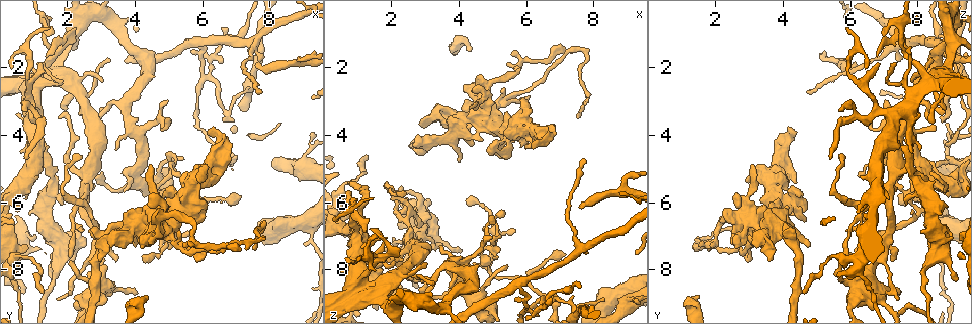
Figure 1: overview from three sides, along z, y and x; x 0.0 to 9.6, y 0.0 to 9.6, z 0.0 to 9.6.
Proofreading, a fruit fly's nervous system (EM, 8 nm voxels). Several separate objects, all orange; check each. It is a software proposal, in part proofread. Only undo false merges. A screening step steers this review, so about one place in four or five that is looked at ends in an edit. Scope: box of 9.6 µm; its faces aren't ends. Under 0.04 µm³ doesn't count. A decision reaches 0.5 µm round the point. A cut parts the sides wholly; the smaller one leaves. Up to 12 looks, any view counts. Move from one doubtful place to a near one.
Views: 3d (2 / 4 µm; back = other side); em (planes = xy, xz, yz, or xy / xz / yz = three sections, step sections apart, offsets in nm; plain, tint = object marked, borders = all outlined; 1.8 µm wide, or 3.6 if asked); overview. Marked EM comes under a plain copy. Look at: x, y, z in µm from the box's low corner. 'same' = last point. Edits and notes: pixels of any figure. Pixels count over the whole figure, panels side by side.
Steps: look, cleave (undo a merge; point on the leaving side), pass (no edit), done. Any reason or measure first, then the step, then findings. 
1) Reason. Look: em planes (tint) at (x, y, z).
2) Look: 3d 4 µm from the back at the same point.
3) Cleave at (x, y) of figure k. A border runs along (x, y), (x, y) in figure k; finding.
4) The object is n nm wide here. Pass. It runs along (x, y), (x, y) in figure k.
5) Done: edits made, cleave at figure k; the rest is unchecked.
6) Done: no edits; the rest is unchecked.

Thick turns thin. Look: 3d 2 µm at (2.45, 5.70, 7.15).

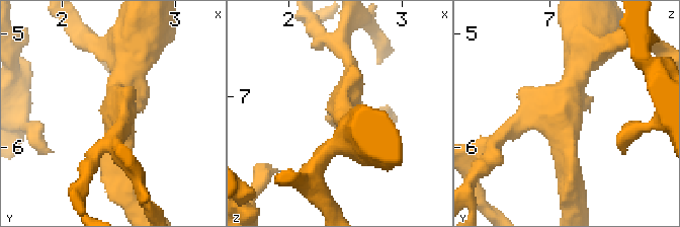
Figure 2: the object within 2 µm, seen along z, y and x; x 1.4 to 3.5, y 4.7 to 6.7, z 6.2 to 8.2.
3 arms meet here. Look: em 3.6 µm xy step 8 (tint) at (2.52, 5.68, 7.12).

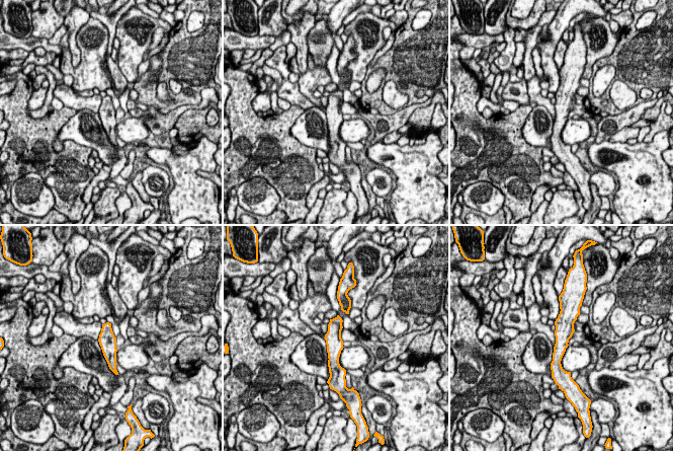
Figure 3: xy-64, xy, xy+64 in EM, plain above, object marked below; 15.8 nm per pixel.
The object is 260 nm wide here. Pass. It runs along (568, 310), (558, 354), (558, 367) in figure 3; all the same neuron.

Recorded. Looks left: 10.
Sharp bend. Look: em xy step 16 (tint) at (5.80, 1.25, 8.35).

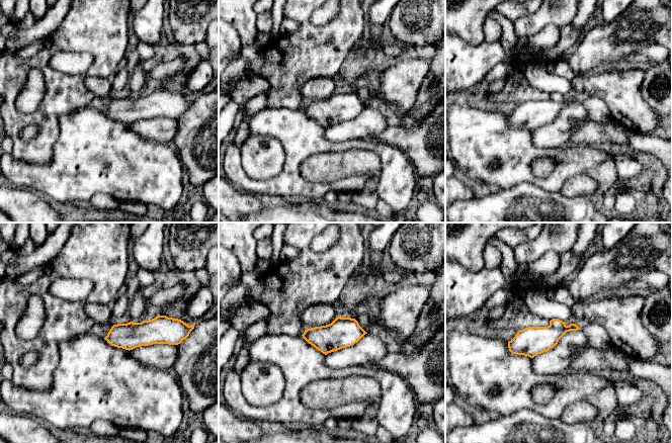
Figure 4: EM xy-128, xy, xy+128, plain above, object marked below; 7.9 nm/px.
Another direction. Look: em planes (tint) at the same point.

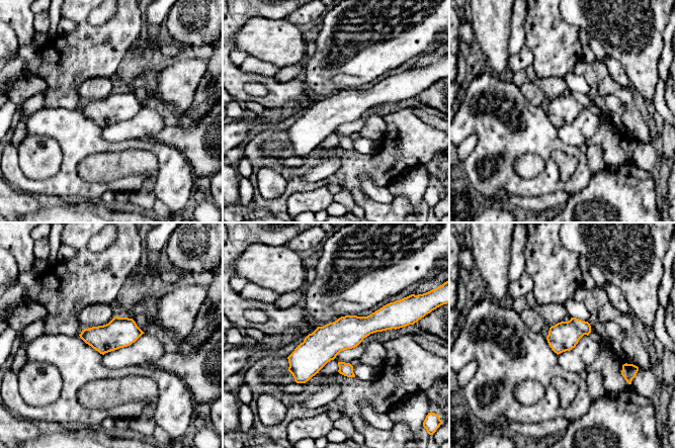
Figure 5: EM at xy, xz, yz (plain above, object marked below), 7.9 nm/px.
The object is 240 nm wide here. Cleave at (564, 336) of figure 5. A border runs along (571, 319), (585, 334) in figure 5; two neurons meet here.

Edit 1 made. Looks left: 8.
Look: overview.

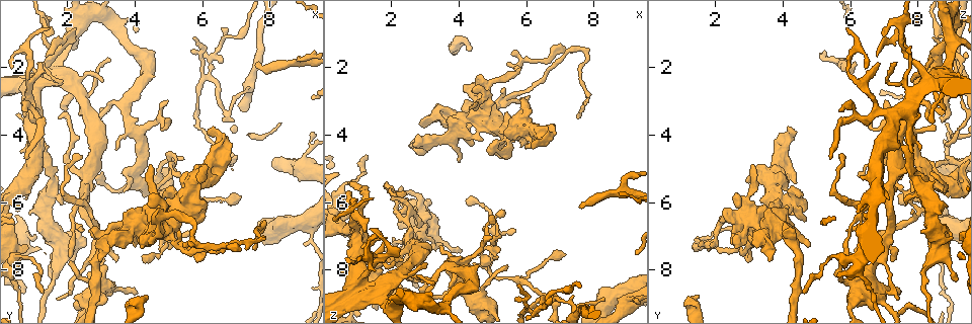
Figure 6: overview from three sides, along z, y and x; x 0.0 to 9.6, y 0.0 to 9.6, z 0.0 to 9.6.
Abrupt turn. Look: 3d 4 µm at (6.25, 5.15, 4.00).

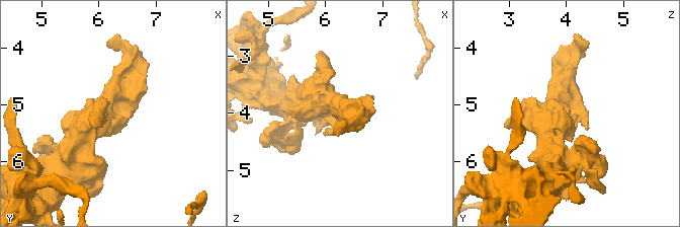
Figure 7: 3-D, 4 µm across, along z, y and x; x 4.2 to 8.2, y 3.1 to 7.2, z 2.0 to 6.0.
Look: em yz step 4 (tint) at (6.30, 5.15, 4.05).

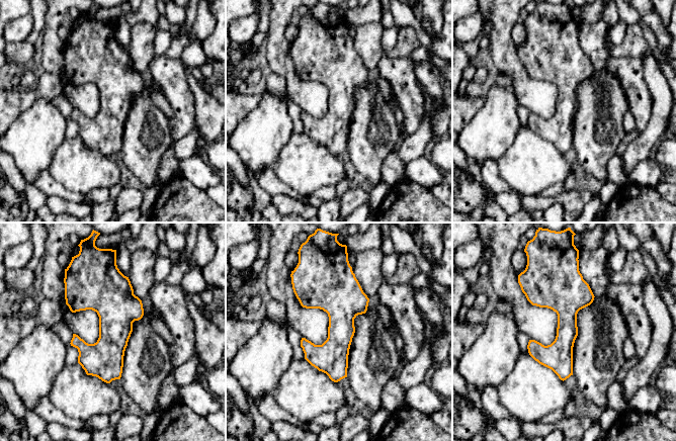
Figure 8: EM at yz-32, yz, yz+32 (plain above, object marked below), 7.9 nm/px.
The object is 220 nm wide here. Pass. Continuous, no second neuron.

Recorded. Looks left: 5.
Thin arm on a thick one. Look: 3d 2 µm at (3.90, 6.75, 3.70).

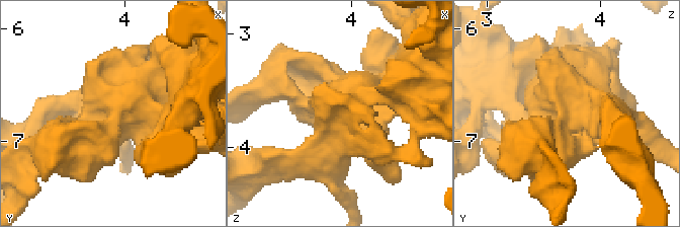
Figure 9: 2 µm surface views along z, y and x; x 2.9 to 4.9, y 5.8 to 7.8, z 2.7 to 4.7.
Need the tissue. Look: em planes (tint) at (3.90, 6.78, 3.68).

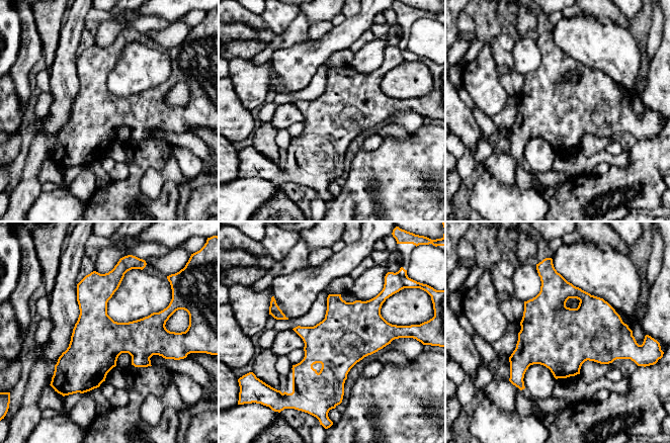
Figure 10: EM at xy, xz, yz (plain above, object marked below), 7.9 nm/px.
The object is 420 nm wide here. Pass. All the same neuron.

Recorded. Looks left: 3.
Abrupt turn. Look: em xy step 16 (tint) at (6.70, 3.30, 8.90).

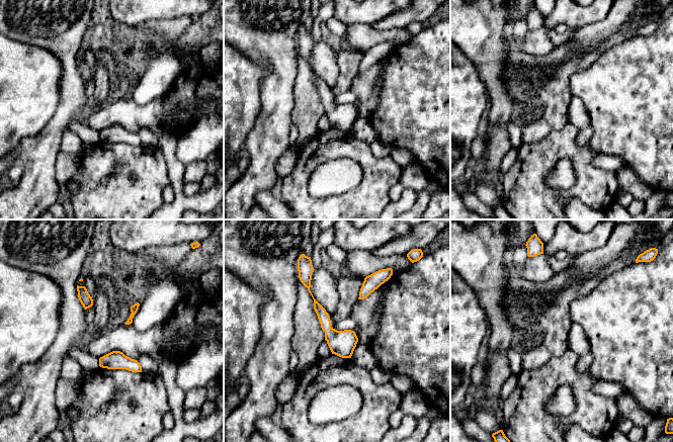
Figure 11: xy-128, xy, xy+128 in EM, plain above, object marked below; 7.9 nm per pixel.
Pass. It runs along (306, 281), (327, 329), (348, 355) in figure 11; all the same neuron.

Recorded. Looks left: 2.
Done: edits made, cleave at figure 5; the rest is unchecked.

